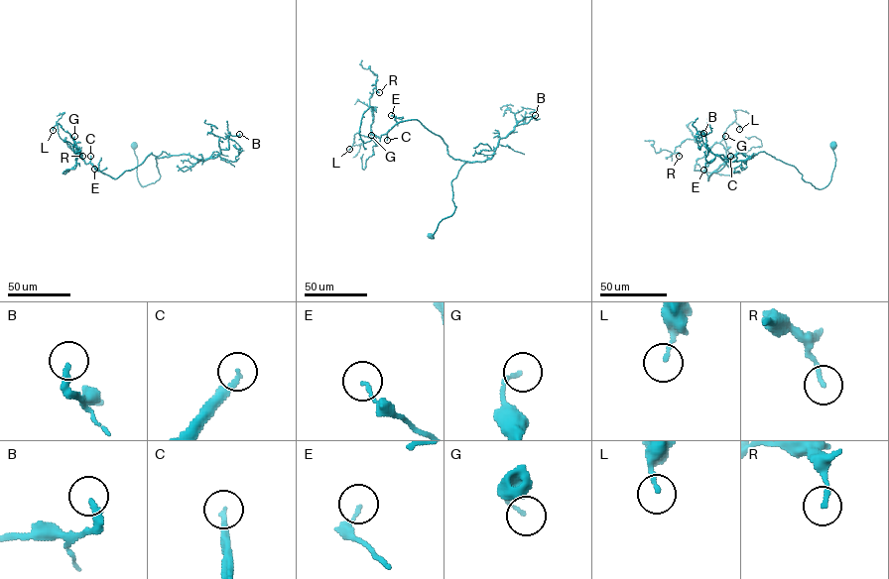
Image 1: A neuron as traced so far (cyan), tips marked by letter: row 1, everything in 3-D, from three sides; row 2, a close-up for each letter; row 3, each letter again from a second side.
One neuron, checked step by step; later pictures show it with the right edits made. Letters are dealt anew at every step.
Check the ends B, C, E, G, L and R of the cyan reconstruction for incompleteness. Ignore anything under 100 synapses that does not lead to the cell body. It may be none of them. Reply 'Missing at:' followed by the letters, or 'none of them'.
Missing at: C

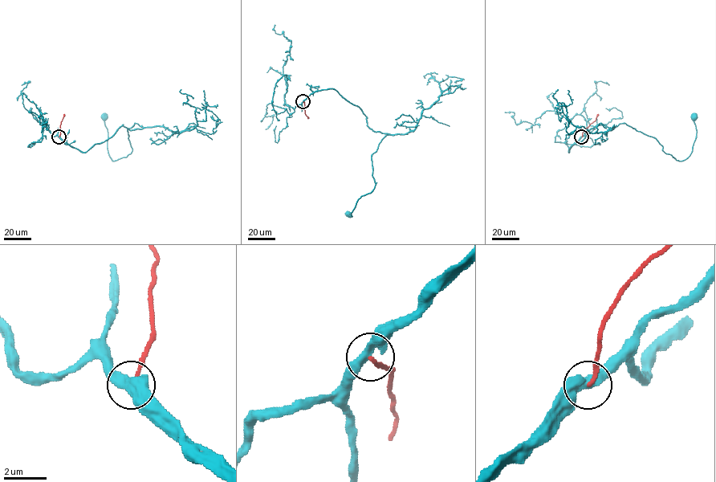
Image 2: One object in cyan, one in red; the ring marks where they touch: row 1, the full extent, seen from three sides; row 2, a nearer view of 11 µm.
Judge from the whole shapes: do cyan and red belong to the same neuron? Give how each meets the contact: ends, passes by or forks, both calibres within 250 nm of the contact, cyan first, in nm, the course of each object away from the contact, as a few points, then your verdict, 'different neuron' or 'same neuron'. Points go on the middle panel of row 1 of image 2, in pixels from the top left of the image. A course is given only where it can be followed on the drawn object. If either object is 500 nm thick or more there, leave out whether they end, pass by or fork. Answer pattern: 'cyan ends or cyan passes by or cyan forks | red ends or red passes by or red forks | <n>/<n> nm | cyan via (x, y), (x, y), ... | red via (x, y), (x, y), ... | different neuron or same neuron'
cyan passes by | red ends | 440/160 nm | cyan via (303, 101), (315, 91), (335, 89), (359, 107), (370, 128), (388, 134), (372, 157), (374, 189), (348, 214) | red via (303, 101), (308, 118) | different neuron

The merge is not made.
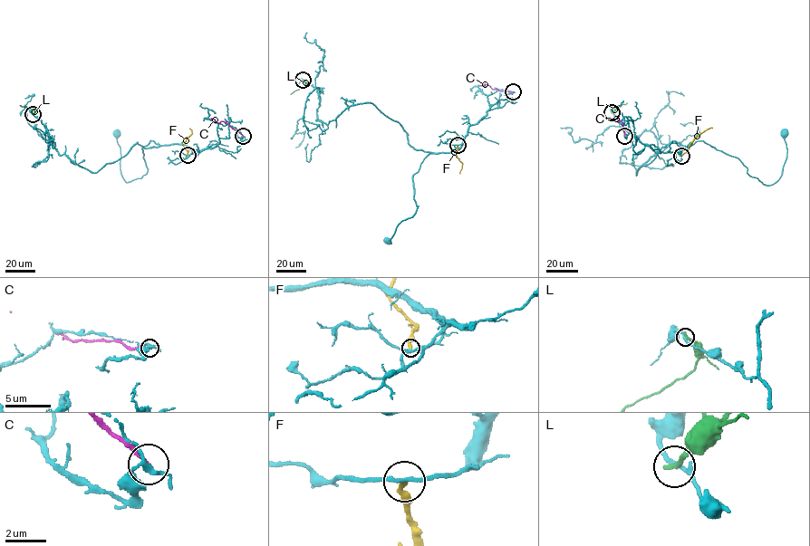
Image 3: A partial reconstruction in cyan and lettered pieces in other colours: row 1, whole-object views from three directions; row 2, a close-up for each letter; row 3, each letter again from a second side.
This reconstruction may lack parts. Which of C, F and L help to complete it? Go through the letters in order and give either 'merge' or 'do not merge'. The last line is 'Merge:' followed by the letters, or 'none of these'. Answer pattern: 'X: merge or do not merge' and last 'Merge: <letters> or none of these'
C: do not merge
F: do not merge
L: do not merge
Merge: none of these

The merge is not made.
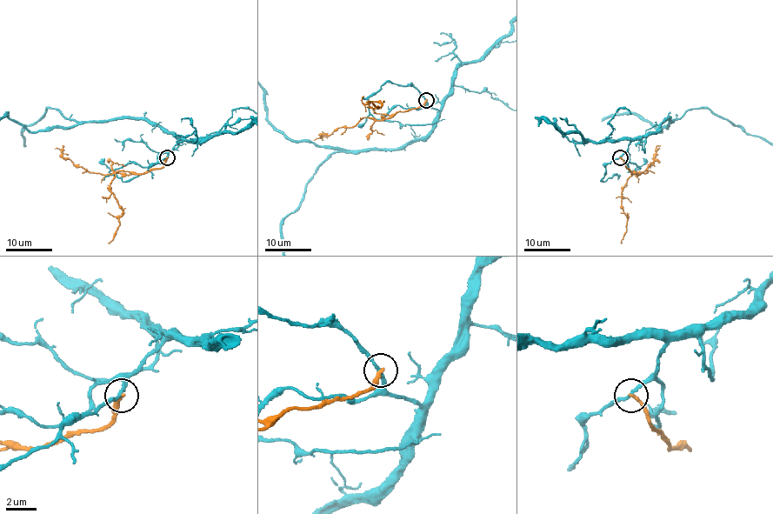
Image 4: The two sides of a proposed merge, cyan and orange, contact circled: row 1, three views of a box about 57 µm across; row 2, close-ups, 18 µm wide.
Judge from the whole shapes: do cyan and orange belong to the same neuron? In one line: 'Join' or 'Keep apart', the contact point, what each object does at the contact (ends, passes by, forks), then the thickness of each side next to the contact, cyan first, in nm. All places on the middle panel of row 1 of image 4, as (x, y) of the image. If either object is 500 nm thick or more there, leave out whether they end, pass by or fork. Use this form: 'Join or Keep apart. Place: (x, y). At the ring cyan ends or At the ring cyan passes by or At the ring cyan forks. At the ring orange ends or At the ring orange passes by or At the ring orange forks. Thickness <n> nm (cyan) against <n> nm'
Keep apart. Place: (426, 100). At the ring cyan passes by. At the ring orange ends. Thickness 190 nm (cyan) against 240 nm

